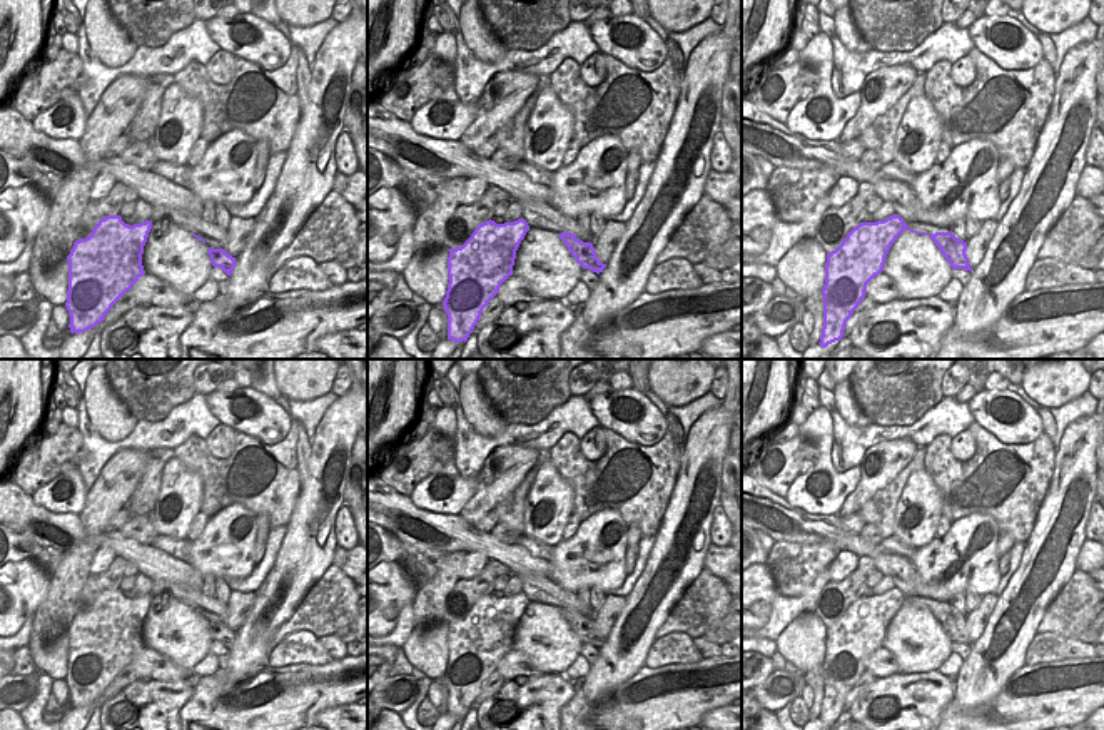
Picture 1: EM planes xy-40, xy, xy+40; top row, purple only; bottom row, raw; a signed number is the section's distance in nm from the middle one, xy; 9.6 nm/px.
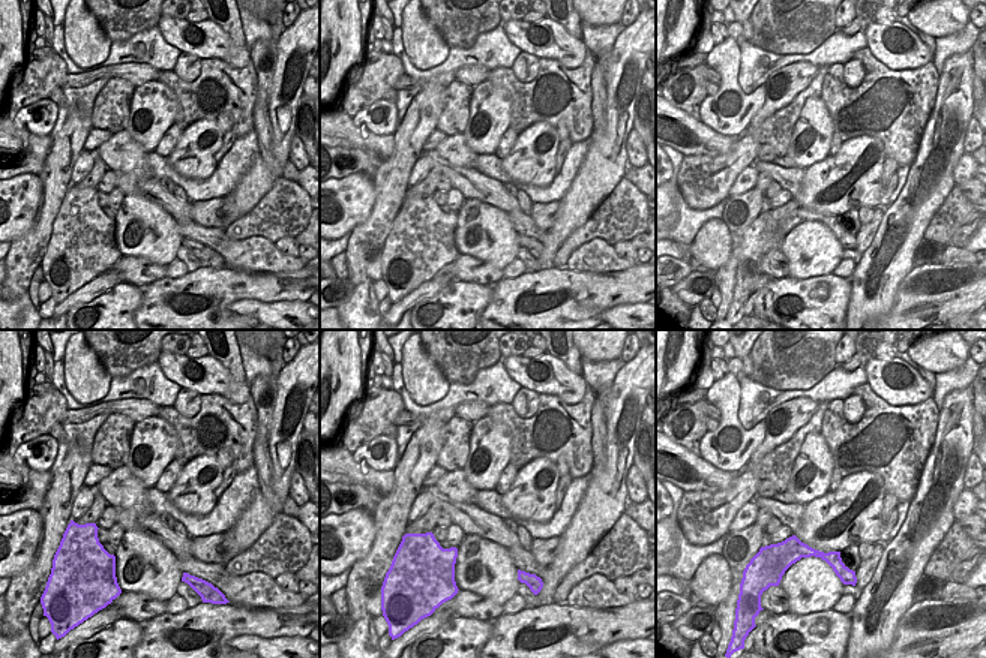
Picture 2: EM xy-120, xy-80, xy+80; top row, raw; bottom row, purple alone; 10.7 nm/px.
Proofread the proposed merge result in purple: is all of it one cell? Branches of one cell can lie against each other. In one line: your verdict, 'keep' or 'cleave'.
cleave

